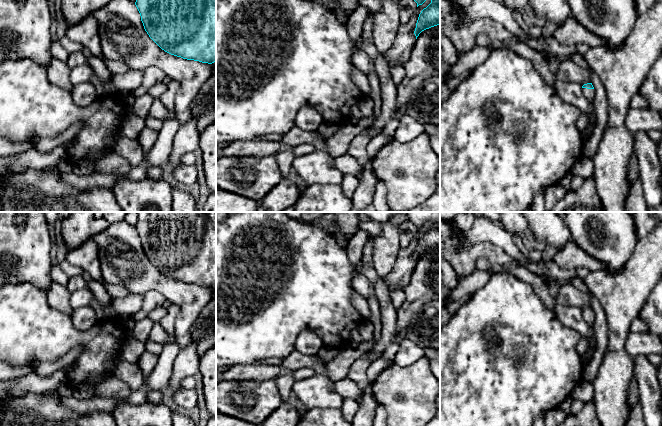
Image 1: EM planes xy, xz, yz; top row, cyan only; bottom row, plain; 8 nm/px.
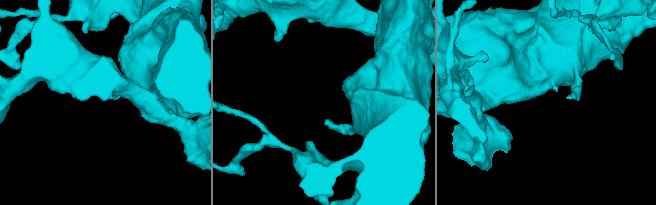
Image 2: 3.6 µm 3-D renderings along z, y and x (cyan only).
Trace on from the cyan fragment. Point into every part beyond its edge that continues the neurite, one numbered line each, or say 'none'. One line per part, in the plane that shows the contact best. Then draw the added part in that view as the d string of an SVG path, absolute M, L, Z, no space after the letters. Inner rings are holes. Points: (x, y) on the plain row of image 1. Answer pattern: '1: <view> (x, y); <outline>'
1: yz (589, 318); M582 312L582 318L590 326L593 326L595 323L595 313Z

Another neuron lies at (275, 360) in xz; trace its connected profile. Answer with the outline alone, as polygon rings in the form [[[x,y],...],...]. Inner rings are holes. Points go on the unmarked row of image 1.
[[[273,357],[273,358],[262,359],[262,360],[256,361],[253,363],[253,365],[268,364],[268,365],[279,365],[280,366],[283,360],[284,358]]]

